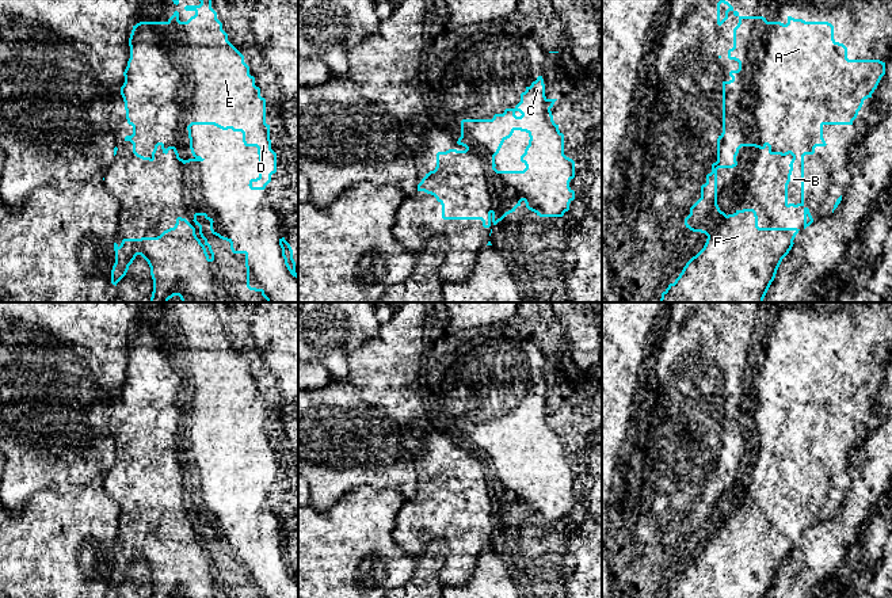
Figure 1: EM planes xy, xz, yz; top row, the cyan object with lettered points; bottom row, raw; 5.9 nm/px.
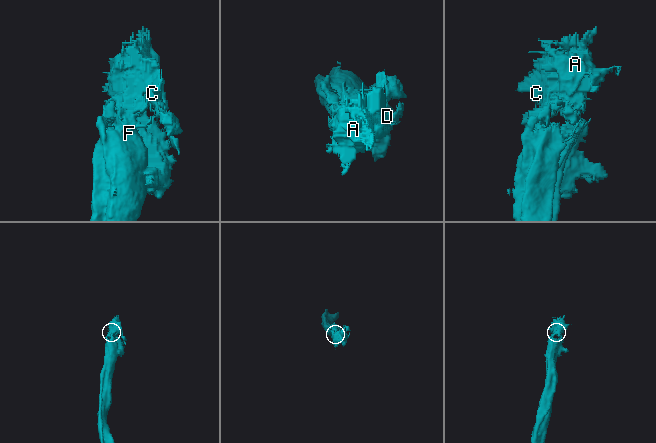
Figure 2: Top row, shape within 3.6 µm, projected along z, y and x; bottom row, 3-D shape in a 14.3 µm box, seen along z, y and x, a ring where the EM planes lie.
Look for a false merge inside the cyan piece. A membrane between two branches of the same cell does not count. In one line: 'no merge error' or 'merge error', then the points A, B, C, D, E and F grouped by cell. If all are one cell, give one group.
no merge error; groups A B C D E F

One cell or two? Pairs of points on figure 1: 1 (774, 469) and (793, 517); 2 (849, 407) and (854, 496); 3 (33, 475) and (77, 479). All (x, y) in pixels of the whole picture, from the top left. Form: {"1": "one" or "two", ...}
{"1": "one", "2": "two", "3": "one"}

